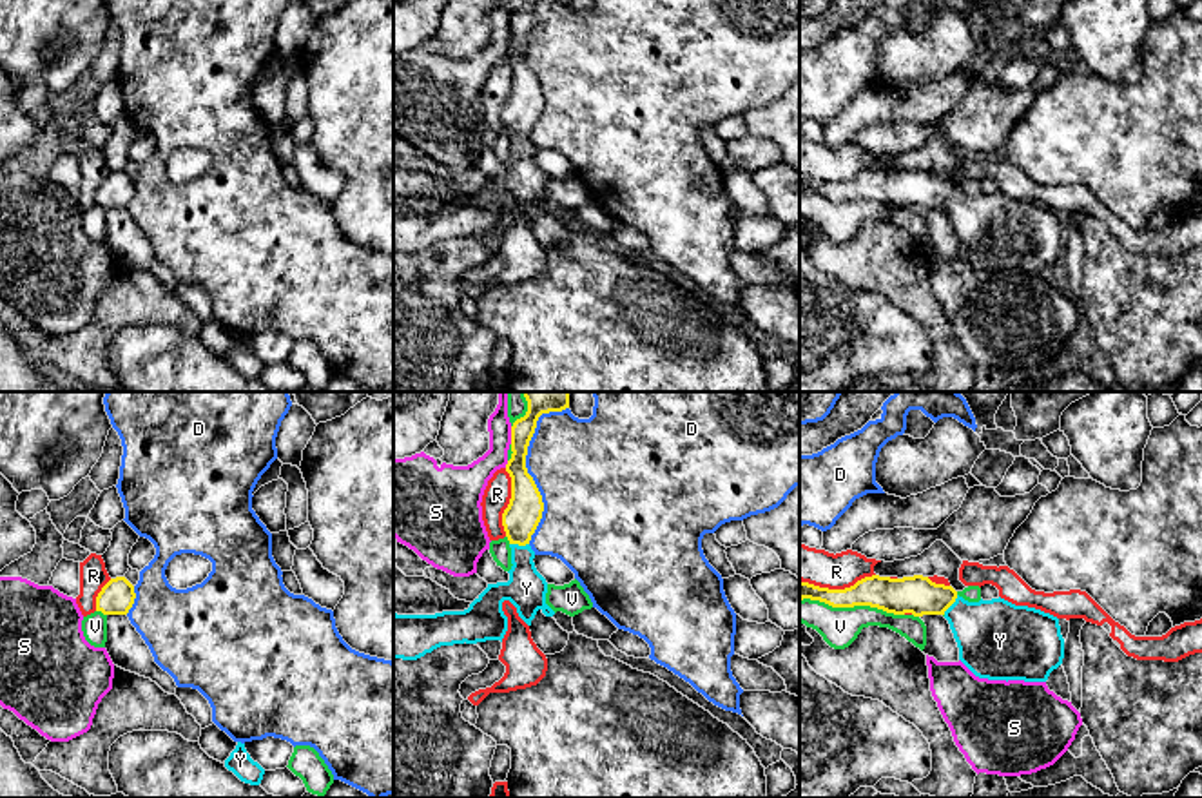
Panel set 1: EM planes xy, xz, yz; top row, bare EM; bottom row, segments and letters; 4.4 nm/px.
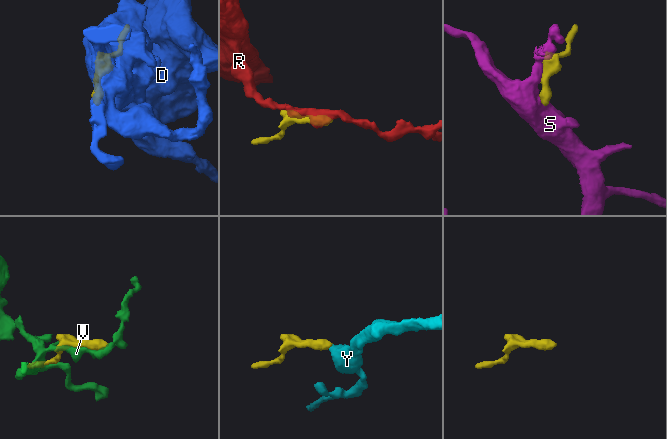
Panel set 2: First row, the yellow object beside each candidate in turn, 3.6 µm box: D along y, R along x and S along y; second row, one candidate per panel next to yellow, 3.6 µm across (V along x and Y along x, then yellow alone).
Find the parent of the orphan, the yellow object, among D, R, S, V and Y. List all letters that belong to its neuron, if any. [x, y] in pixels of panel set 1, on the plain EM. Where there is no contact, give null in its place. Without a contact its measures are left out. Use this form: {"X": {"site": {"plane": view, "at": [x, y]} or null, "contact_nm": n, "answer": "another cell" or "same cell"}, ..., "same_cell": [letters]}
{"D": {"site": {"plane": "xz", "at": [524, 60]}, "contact_nm": 650, "answer": "another cell"}, "R": {"site": {"plane": "yz", "at": [836, 184]}, "contact_nm": 340, "answer": "another cell"}, "S": {"site": {"plane": "xz", "at": [512, 29]}, "contact_nm": 80, "answer": "another cell"}, "V": {"site": {"plane": "yz", "at": [853, 200]}, "contact_nm": 460, "answer": "another cell"}, "Y": {"site": {"plane": "xz", "at": [519, 138]}, "contact_nm": 90, "answer": "same cell"}, "same_cell": ["Y"]}

